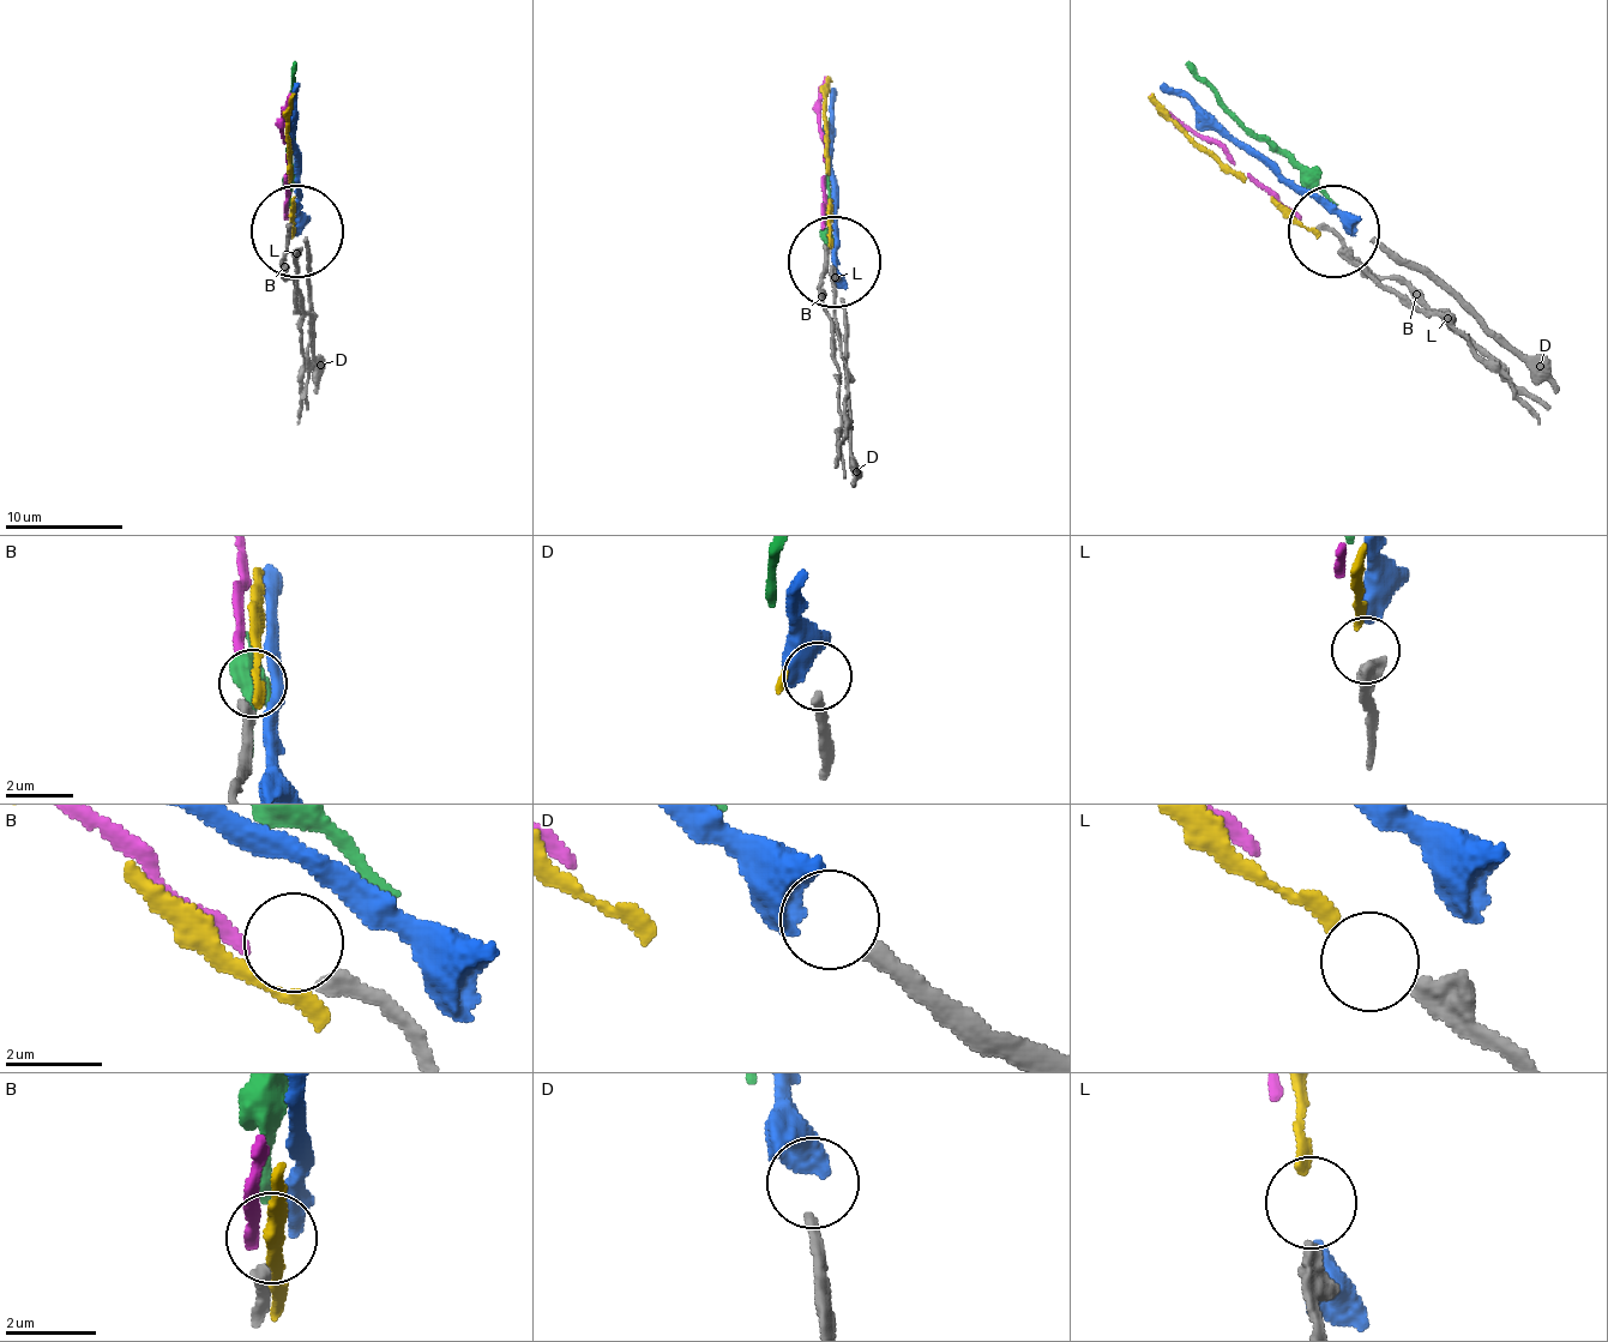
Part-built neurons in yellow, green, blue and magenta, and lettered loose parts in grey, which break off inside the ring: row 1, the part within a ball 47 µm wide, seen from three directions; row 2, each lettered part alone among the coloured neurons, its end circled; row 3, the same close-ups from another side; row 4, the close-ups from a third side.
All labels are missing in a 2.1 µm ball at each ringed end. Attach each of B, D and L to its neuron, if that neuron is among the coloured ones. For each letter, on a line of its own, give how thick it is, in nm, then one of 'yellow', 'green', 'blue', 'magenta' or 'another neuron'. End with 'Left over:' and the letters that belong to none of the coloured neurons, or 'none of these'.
B: 360 nm thick; another neuron
D: 320 nm thick; blue
L: 400 nm thick; yellow
Left over: B

